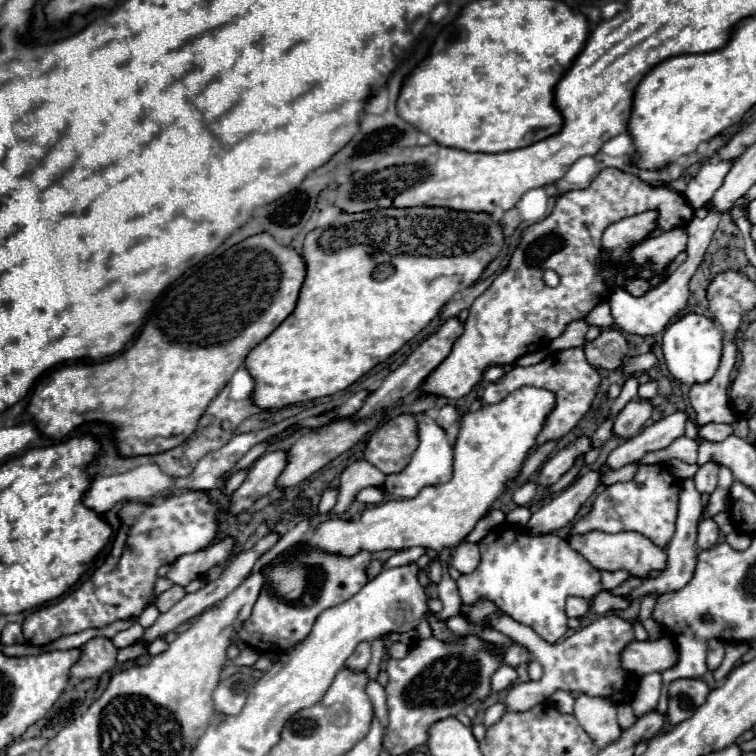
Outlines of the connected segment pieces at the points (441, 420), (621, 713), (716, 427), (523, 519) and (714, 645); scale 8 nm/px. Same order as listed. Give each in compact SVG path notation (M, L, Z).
M443 406L443 408L437 412L437 418L435 418L435 422L437 422L443 430L447 430L455 420L457 420L457 408L455 408L455 406Z
M629 702L619 704L619 708L617 708L617 720L619 720L619 726L621 726L623 730L625 730L625 728L631 728L631 724L635 724L637 718L635 718Z
M705 424L697 432L699 438L711 440L711 442L721 442L731 434L733 434L733 426L731 424Z
M515 508L515 510L507 516L507 520L509 520L511 524L517 524L517 526L521 526L521 528L523 528L523 526L527 524L529 516L531 516L529 508Z
M711 638L707 642L707 666L709 670L717 670L721 660L725 656L725 648L723 648L723 642L719 638Z

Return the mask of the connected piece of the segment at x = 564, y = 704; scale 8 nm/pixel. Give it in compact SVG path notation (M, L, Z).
M559 690L551 696L551 702L555 704L555 708L561 712L561 714L573 714L573 708L575 708L575 698L571 692L565 692L565 690Z

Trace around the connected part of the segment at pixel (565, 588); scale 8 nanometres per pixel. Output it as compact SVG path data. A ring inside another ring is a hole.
M499 526L479 540L479 548L481 564L457 580L463 604L473 606L481 600L489 600L515 622L533 628L549 644L561 640L569 630L565 614L567 598L579 596L593 600L603 588L599 570L583 560L583 556L557 534L529 536L517 526Z

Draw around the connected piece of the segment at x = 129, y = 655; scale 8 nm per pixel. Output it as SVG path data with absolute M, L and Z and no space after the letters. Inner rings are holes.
M133 642L133 644L129 644L129 646L125 646L125 648L119 650L117 662L123 664L127 660L135 660L135 658L147 654L147 648L149 648L149 642Z

